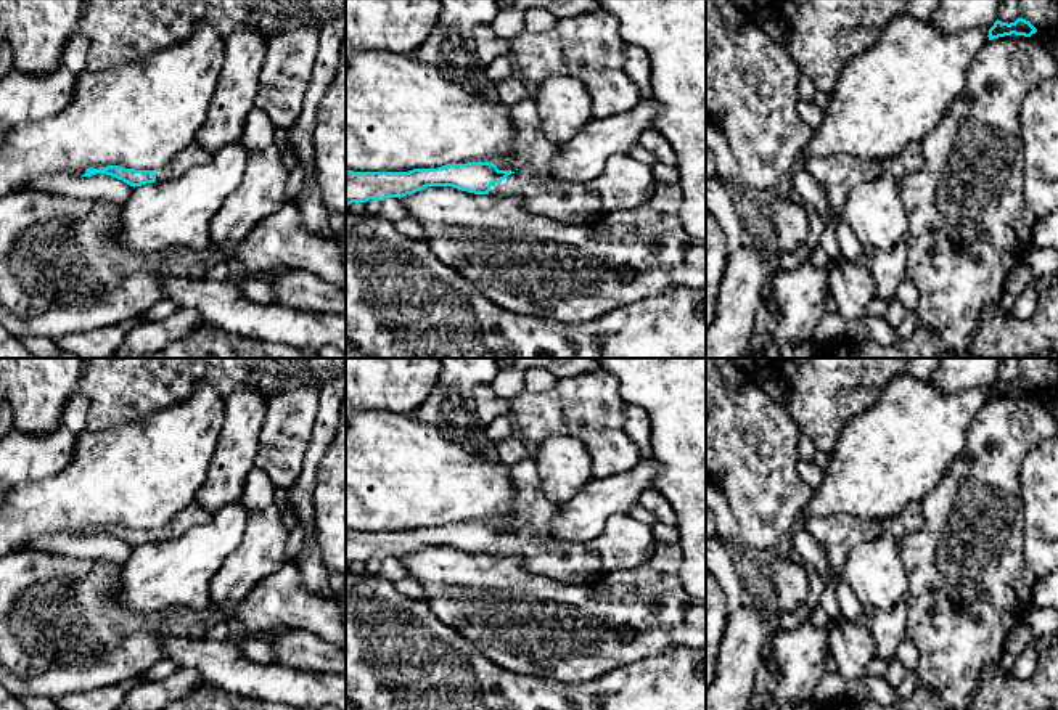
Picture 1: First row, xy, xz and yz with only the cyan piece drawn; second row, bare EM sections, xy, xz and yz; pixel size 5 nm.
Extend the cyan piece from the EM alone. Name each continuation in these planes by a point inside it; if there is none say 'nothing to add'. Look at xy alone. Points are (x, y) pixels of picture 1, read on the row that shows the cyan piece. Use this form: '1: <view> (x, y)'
1: xy (193, 155)

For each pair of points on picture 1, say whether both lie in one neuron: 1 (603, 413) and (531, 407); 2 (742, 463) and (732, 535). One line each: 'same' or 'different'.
1: same
2: different

